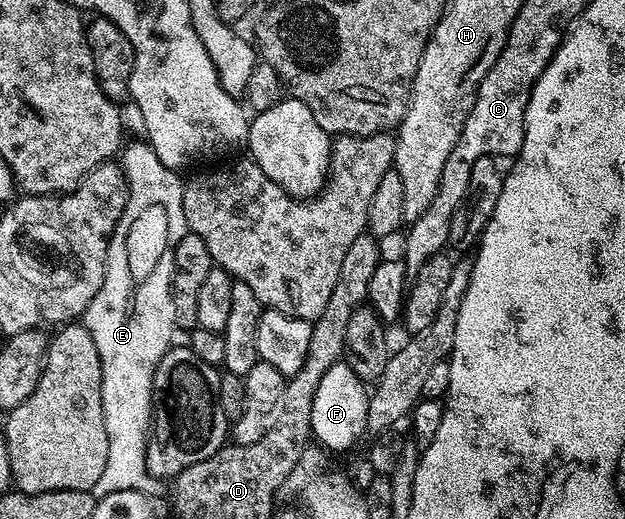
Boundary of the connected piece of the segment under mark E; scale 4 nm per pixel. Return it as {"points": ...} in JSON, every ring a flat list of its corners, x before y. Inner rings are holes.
{"points":[[145,140,128,145,120,153,128,186,126,206,110,236,104,283,84,314,84,324,92,335,92,343,96,343,96,351,100,351,100,395,104,427,108,431,108,463,104,463,104,472,92,490,98,499,129,489,157,494,159,478,150,474,146,462,146,443,152,424,154,372,175,340,170,284,176,243,180,243,188,231,182,202,183,178,178,178,181,176,175,170,164,167,156,151]]}

